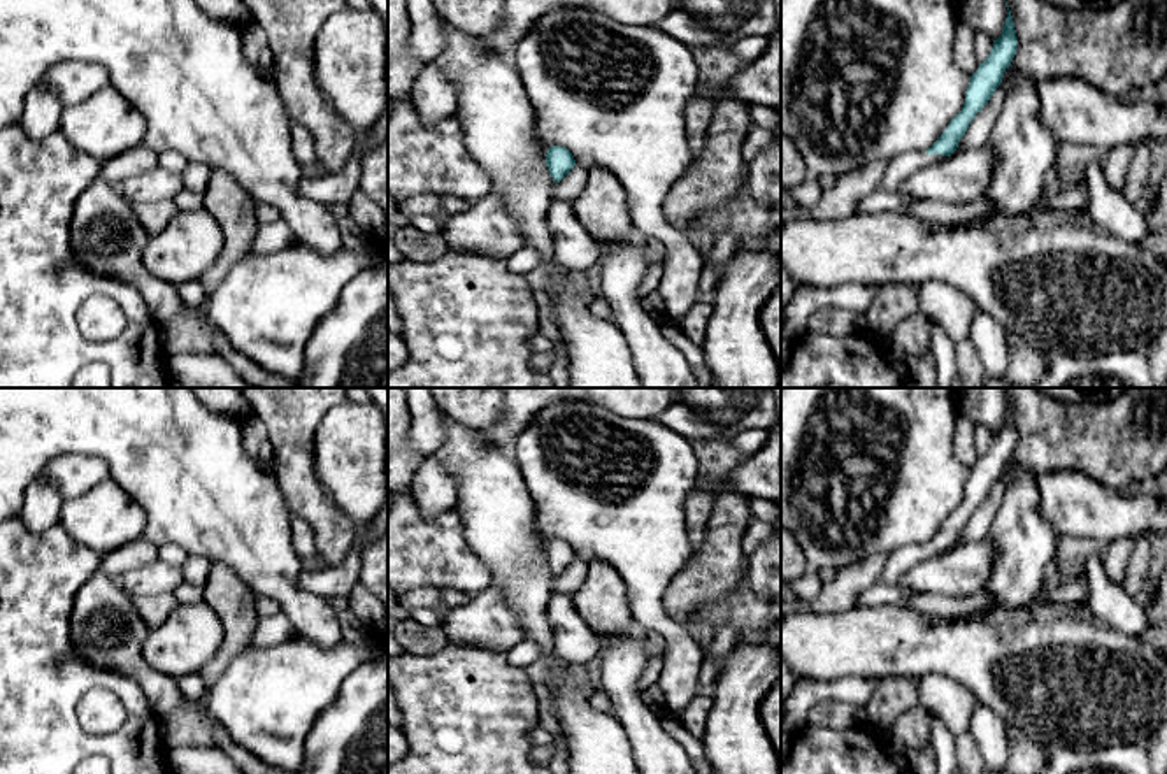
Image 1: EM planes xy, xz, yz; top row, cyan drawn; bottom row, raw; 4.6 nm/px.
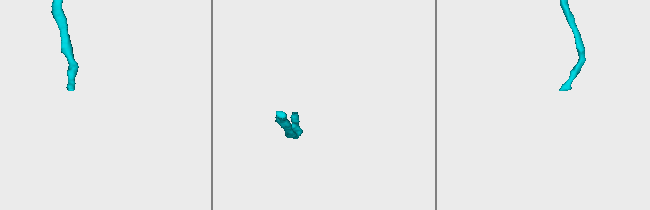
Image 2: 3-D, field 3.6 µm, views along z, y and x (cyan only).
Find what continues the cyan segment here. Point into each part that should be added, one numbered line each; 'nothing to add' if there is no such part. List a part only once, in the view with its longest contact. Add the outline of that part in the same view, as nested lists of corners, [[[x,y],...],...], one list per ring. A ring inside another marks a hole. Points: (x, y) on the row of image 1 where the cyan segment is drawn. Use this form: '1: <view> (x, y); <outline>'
1: yz (902, 165); [[[925,151],[902,153],[890,160],[881,181],[879,190],[899,191],[900,184],[914,172],[946,160],[944,154],[927,154]]]

